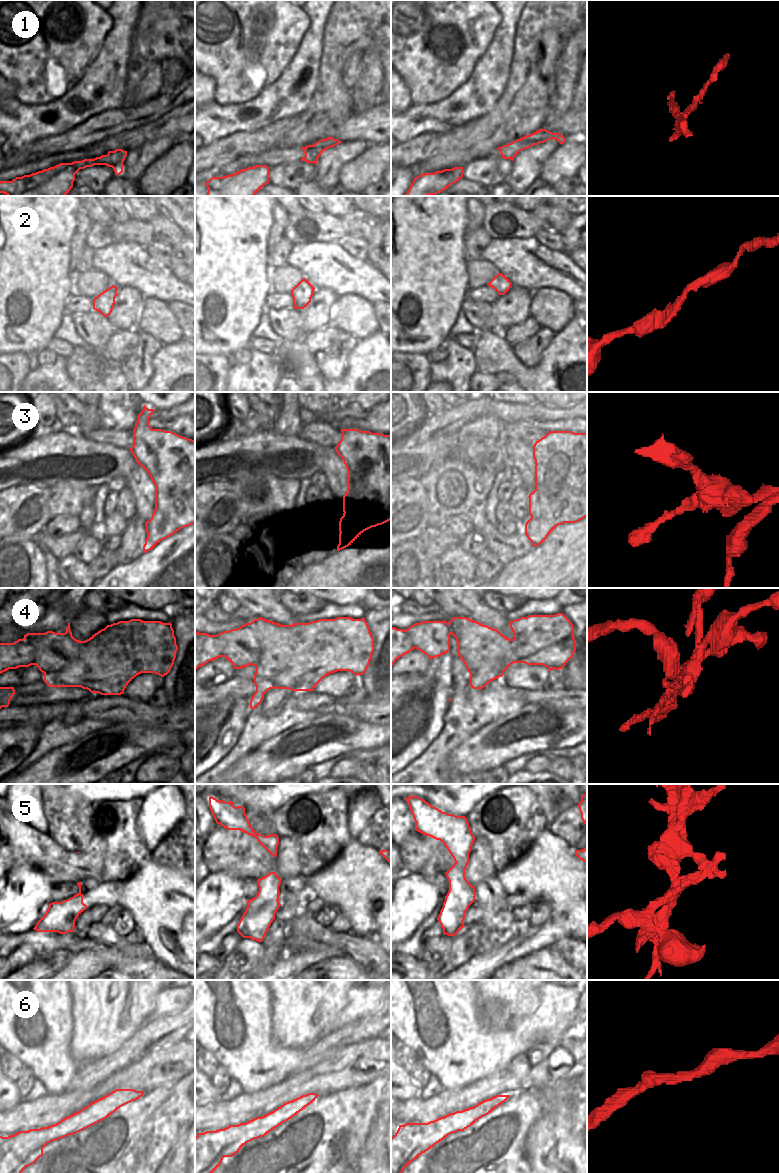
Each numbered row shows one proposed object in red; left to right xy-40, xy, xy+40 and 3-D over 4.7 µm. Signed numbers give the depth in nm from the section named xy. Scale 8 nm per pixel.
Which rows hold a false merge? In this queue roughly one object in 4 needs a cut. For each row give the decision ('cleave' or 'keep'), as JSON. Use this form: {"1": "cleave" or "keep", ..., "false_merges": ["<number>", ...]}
{"1": "keep", "2": "keep", "3": "cleave", "4": "cleave", "5": "cleave", "6": "keep", "false_merges": ["3", "4", "5"]}

